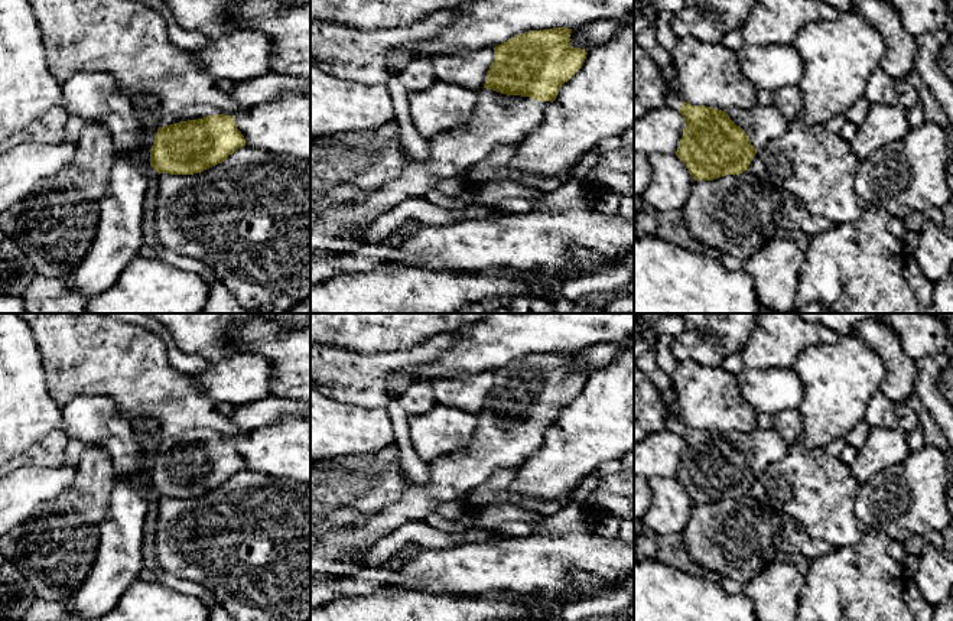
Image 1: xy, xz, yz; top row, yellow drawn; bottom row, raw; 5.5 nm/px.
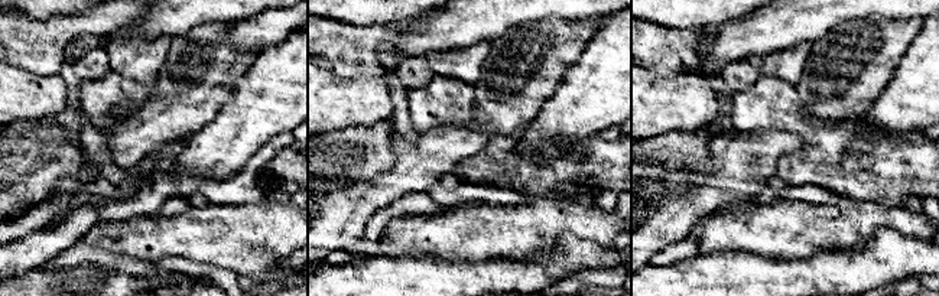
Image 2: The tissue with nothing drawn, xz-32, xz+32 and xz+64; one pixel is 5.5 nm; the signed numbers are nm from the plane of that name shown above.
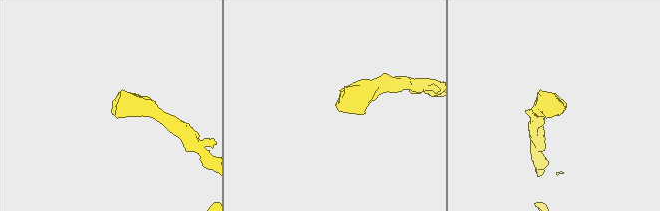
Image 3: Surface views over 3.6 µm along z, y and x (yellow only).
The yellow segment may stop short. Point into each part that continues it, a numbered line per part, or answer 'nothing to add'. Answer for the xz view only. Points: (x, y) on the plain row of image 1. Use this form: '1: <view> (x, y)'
1: xz (498, 442)

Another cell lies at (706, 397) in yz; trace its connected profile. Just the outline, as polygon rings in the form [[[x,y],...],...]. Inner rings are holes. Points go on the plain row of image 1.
[[[684,360],[677,364],[671,381],[674,404],[671,412],[664,410],[666,416],[673,413],[690,429],[706,429],[725,436],[731,432],[749,433],[758,429],[758,413],[741,394],[736,374],[726,371],[721,365],[709,367]]]

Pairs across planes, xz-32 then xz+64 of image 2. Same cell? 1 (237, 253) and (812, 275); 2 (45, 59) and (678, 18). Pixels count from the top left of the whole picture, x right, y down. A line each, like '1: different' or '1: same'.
1: different
2: different

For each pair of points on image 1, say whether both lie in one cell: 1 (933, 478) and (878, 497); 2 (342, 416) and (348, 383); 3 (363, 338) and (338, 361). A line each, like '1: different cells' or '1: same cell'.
1: same cell
2: different cells
3: different cells

